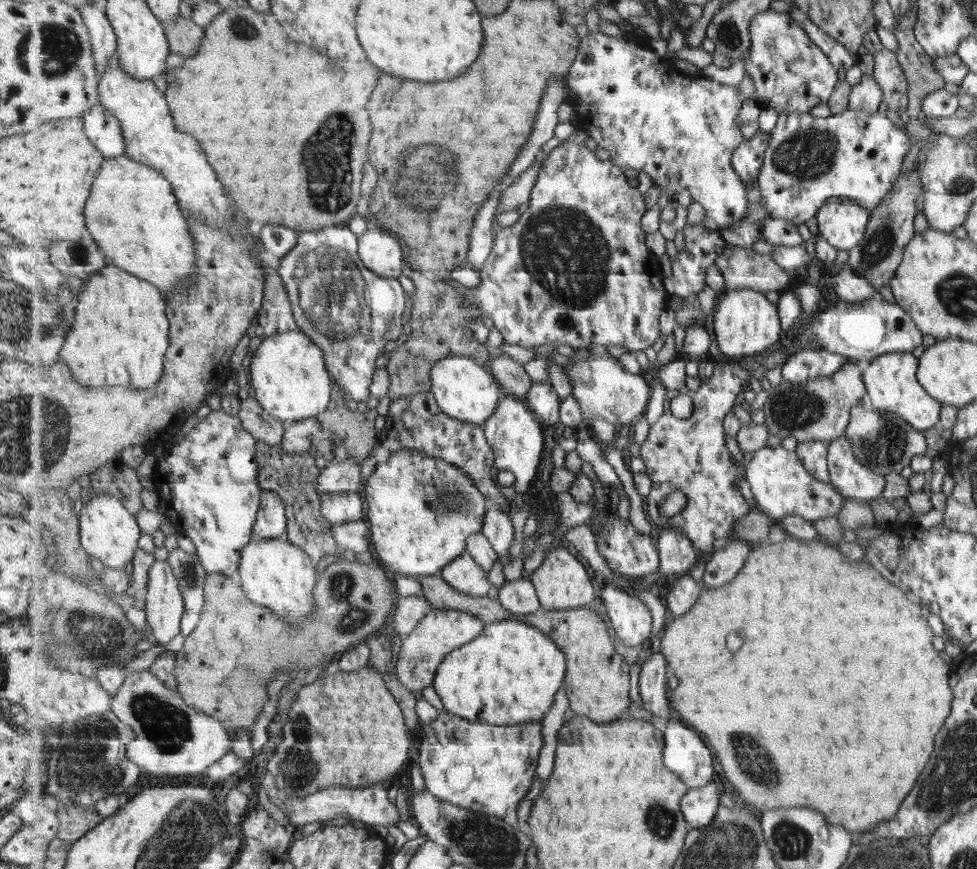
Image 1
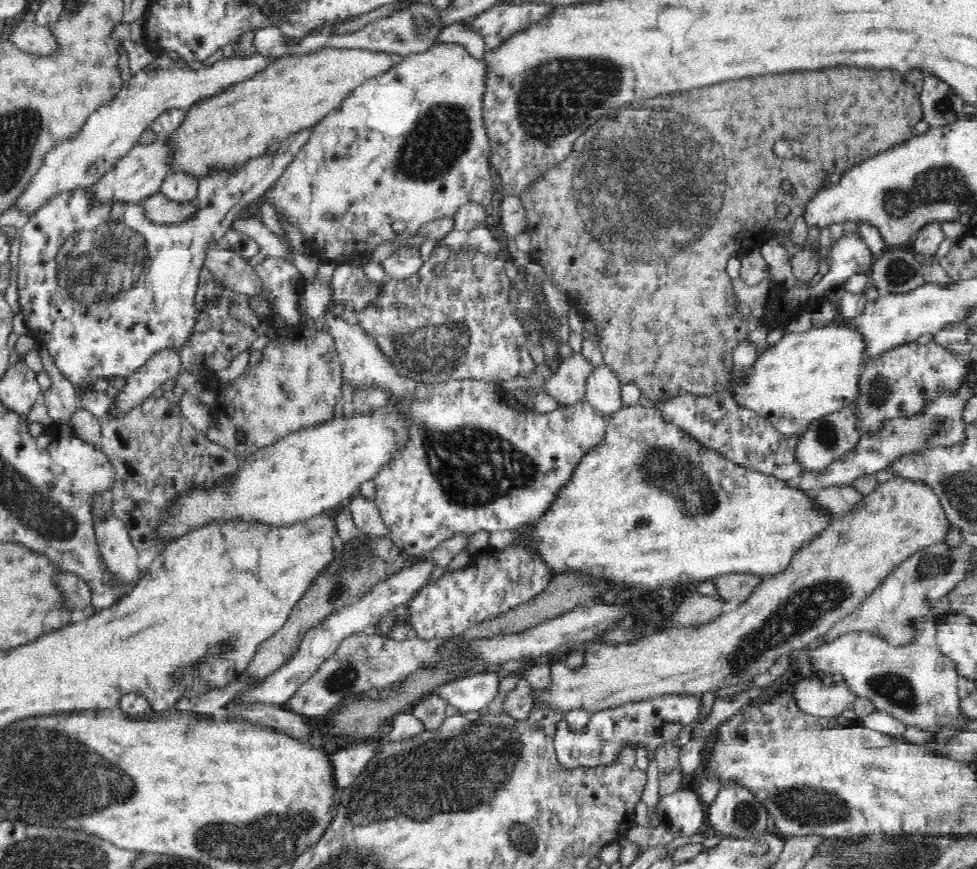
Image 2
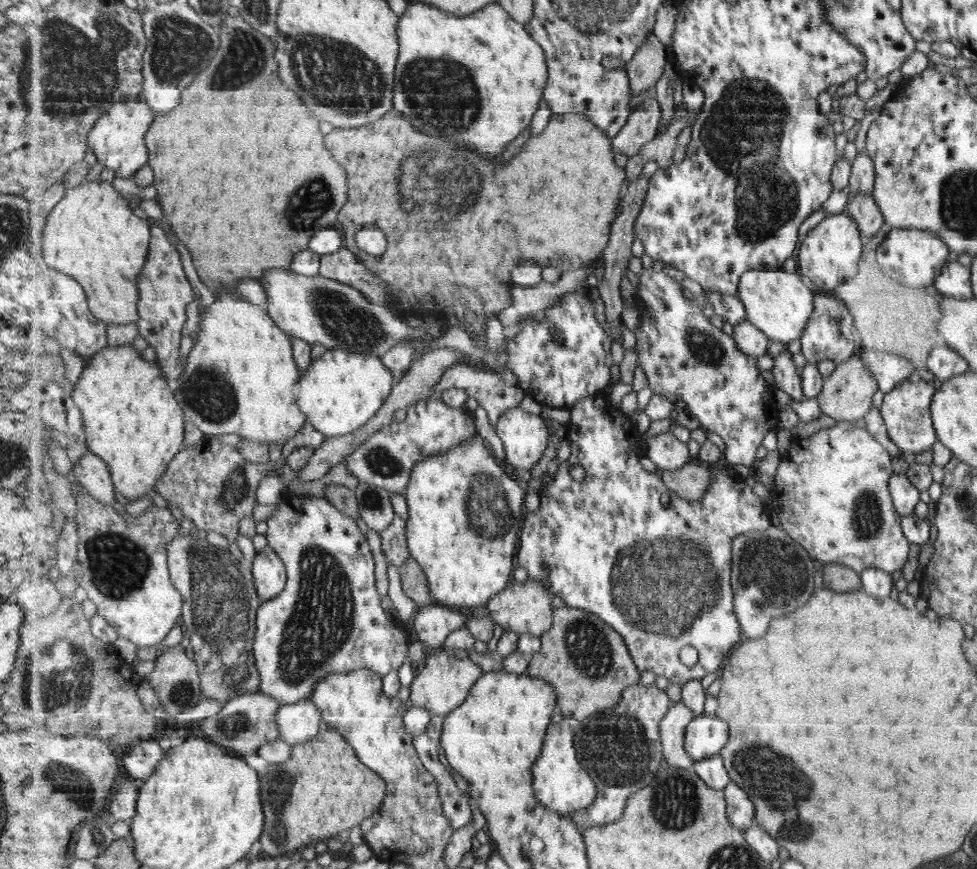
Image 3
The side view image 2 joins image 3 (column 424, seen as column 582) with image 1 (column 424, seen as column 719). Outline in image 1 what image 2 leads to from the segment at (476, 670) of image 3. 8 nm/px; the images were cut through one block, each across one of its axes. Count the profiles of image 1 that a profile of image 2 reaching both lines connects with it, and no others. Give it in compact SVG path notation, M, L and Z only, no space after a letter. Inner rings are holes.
M442 609L429 612L411 634L401 639L396 663L399 681L411 691L429 688L446 656L477 638L484 628L485 623L475 613Z

